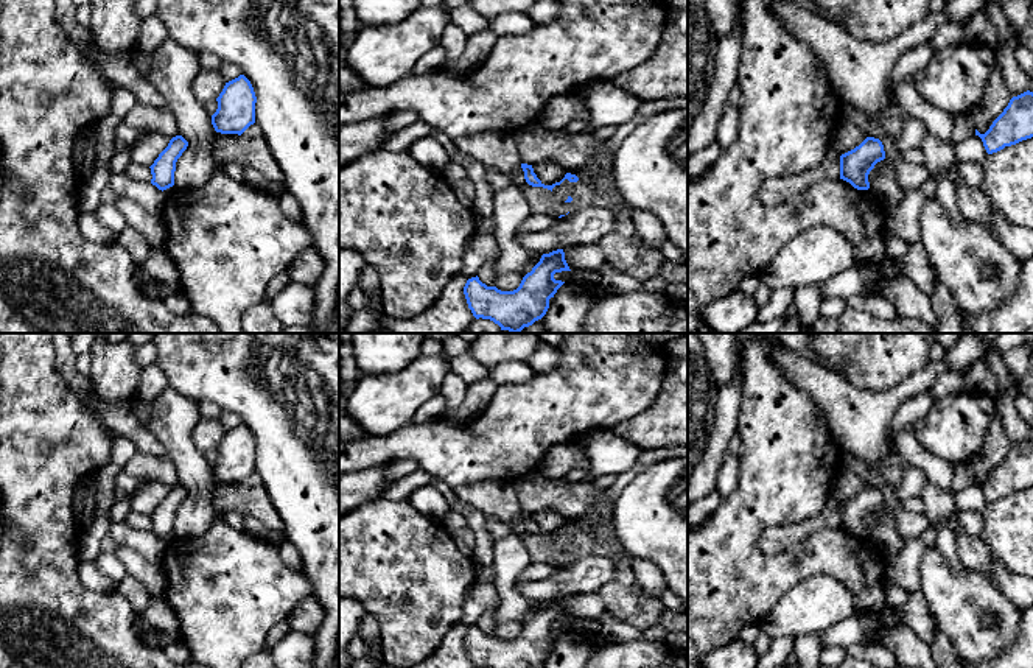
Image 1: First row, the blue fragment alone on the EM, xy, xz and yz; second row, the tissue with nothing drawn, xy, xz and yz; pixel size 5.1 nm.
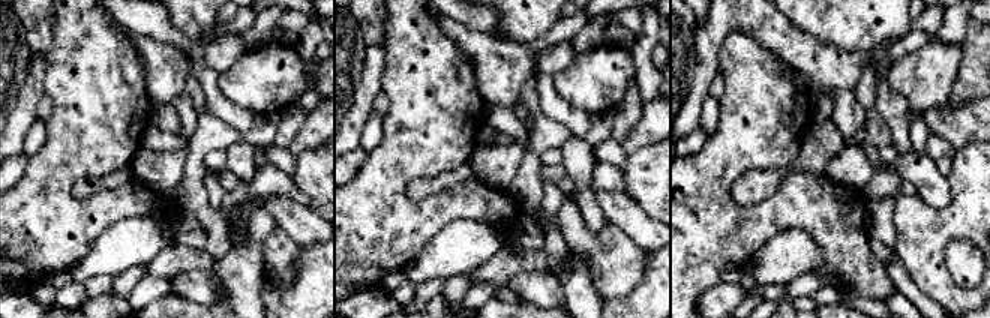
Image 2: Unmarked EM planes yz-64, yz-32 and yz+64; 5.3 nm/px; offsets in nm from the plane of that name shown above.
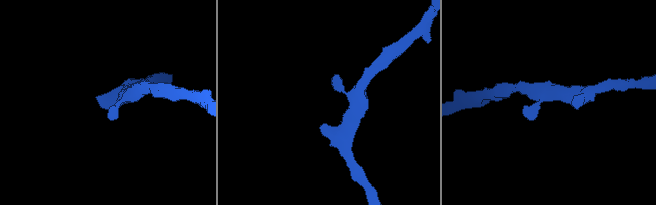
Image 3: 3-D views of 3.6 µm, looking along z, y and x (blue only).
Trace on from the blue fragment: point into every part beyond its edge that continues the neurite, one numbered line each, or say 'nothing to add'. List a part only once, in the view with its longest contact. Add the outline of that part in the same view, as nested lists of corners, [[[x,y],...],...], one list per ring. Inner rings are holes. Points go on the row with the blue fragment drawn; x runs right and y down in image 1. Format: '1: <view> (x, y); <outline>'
nothing to add

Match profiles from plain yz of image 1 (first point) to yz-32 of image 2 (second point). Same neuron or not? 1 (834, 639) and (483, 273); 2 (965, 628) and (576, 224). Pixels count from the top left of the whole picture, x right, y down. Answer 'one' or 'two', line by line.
1: one
2: one

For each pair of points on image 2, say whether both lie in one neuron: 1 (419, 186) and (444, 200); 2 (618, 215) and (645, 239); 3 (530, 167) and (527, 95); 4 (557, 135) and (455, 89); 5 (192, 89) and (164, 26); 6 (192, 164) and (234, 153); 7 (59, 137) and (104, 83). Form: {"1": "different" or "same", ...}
{"1": "different", "2": "same", "3": "same", "4": "different", "5": "different", "6": "different", "7": "same"}

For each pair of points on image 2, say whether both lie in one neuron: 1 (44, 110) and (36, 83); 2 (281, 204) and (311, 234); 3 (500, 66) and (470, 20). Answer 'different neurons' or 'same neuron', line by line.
1: different neurons
2: same neuron
3: different neurons

